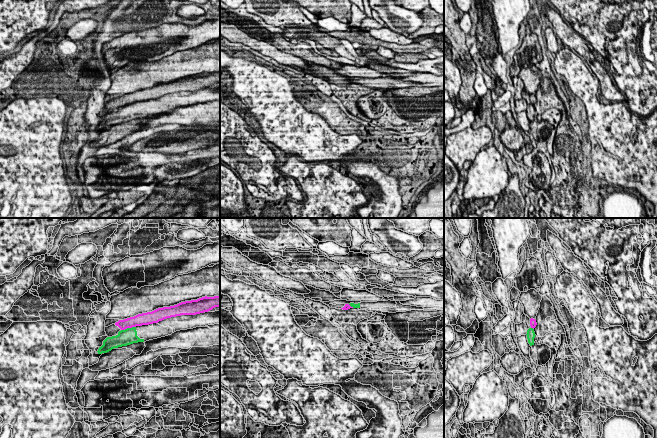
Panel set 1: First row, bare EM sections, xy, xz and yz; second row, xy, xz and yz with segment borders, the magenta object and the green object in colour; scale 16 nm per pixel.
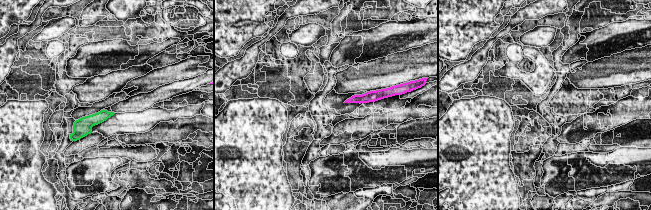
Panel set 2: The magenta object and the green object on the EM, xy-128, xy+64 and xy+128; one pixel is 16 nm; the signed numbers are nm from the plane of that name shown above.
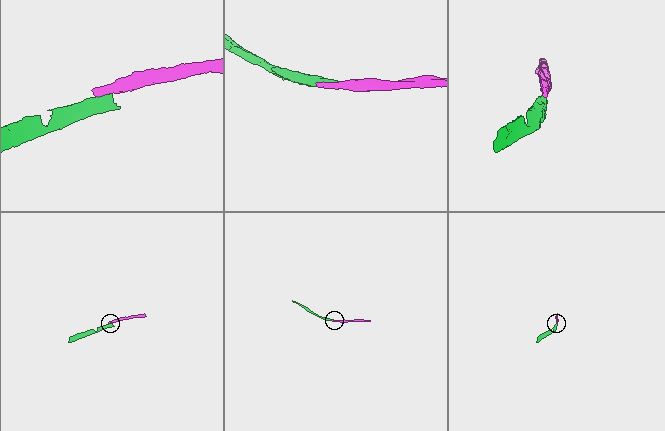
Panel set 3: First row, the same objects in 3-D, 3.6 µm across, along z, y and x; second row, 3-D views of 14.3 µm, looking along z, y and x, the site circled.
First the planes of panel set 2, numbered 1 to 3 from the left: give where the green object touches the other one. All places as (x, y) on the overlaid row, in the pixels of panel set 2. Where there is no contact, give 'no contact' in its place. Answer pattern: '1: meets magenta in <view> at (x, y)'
1: no contact
2: no contact
3: no contact

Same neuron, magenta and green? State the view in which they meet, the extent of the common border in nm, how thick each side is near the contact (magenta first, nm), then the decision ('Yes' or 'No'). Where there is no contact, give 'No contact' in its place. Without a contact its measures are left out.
Touches magenta in xy. Shared border 240 nm. Thickness 190 nm (magenta) against 260 nm. No

